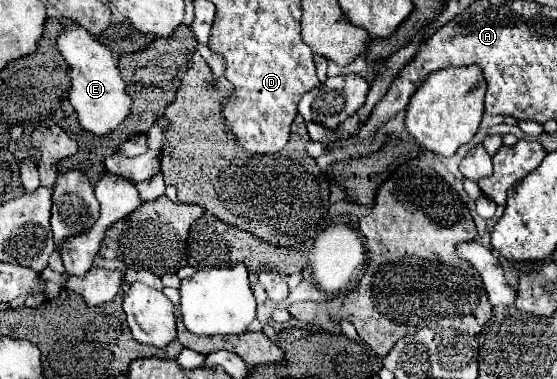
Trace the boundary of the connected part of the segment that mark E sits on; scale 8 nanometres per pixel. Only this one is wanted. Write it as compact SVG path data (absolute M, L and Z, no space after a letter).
M76 22L64 28L64 32L58 36L56 48L70 66L72 84L68 99L78 114L80 126L98 136L116 130L116 126L128 116L132 102L126 102L126 84L120 78L120 70L110 50L100 42L96 42L88 34L88 30L84 30Z

